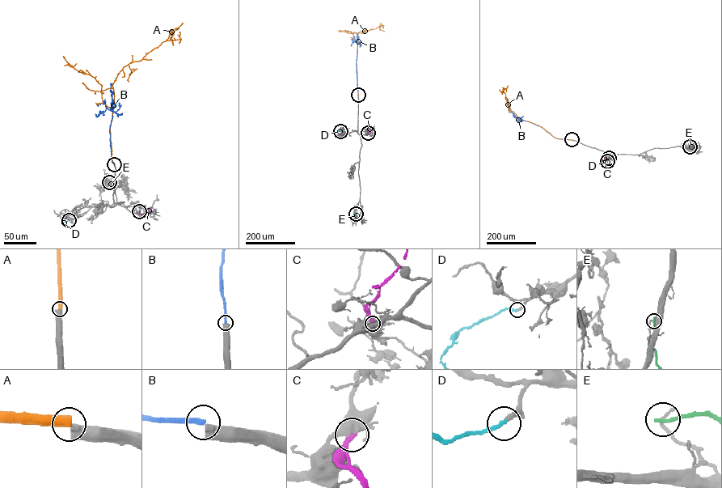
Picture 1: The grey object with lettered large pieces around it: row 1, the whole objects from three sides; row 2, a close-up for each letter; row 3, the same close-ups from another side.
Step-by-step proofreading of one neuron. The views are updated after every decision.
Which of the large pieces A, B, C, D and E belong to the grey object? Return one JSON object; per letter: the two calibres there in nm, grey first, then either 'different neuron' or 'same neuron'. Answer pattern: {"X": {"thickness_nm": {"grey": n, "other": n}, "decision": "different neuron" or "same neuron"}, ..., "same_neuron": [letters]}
{"A": {"thickness_nm": {"grey": 600, "other": 500}, "decision": "different neuron"}, "B": {"thickness_nm": {"grey": 550, "other": 280}, "decision": "different neuron"}, "C": {"thickness_nm": {"grey": 150, "other": 220}, "decision": "different neuron"}, "D": {"thickness_nm": {"grey": 300, "other": 240}, "decision": "same neuron"}, "E": {"thickness_nm": {"grey": 220, "other": 240}, "decision": "different neuron"}, "same_neuron": ["D"]}

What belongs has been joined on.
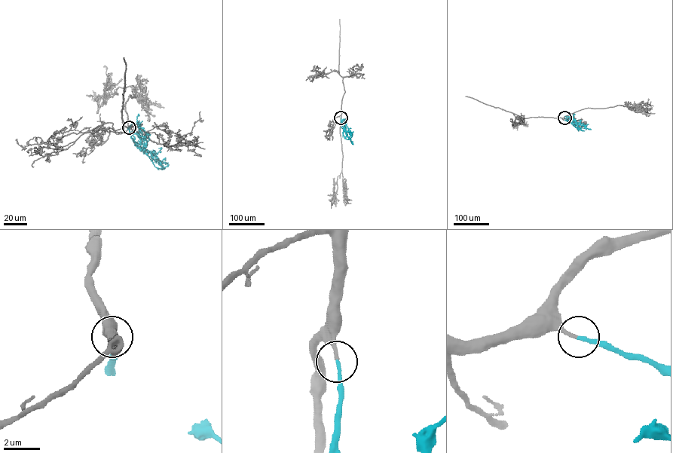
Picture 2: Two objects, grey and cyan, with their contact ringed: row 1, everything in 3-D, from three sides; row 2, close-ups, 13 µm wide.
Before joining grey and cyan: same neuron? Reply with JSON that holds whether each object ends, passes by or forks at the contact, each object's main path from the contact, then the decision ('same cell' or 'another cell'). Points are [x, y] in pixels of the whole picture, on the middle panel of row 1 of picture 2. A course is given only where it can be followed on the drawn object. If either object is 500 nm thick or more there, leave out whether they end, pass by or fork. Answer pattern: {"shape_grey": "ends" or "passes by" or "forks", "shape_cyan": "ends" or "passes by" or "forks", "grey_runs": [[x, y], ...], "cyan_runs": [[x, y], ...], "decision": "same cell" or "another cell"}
{"shape_grey": "ends", "shape_cyan": "ends", "grey_runs": [[341, 117], [345, 90], [338, 71], [339, 19]], "cyan_runs": [[341, 117], [343, 130], [352, 144]], "decision": "same cell"}

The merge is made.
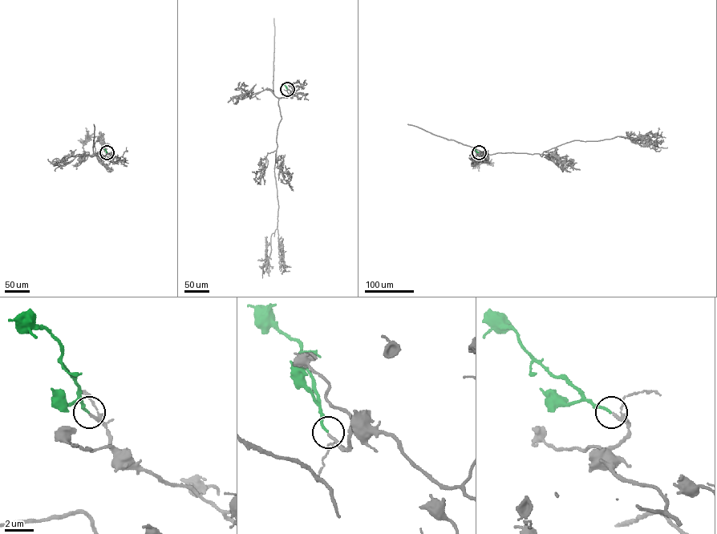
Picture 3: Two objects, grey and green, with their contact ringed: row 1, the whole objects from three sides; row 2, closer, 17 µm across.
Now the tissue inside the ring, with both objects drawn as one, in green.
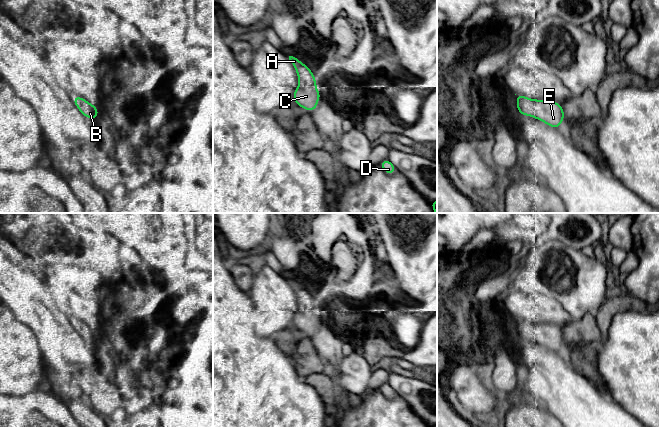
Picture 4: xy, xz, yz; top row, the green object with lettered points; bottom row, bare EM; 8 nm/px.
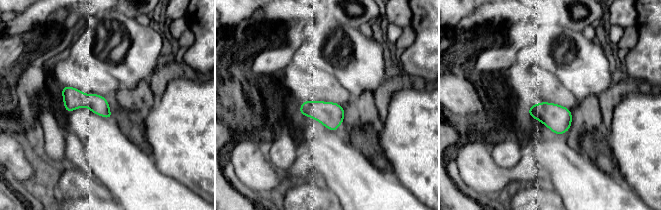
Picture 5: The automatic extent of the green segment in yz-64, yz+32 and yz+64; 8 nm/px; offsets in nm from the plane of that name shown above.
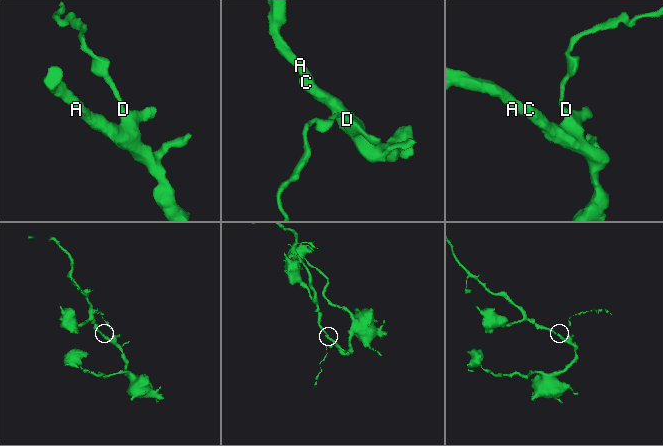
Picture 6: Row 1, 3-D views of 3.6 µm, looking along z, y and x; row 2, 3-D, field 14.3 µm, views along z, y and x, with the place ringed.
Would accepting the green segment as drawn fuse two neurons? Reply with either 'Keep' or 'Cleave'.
Keep

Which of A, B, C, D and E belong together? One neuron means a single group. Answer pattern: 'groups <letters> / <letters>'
groups A B C D E

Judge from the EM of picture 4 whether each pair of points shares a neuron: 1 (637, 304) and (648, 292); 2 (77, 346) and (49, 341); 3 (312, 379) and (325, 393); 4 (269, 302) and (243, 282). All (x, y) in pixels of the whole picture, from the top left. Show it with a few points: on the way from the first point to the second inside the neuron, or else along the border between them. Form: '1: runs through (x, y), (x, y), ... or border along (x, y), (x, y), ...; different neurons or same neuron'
1: border along (626, 291), (646, 304); different neurons
2: runs through (70, 346), (62, 346), (56, 341); same neuron
3: runs through (315, 382), (323, 390); same neuron
4: border along (255, 274), (252, 286), (248, 290); different neurons

